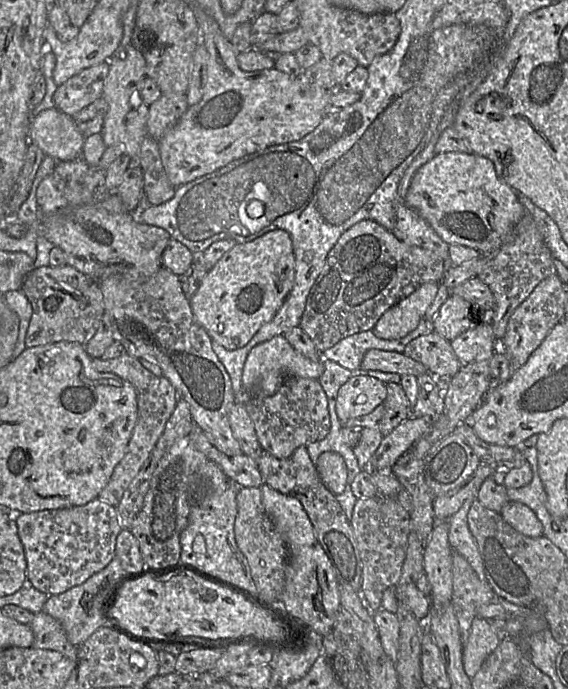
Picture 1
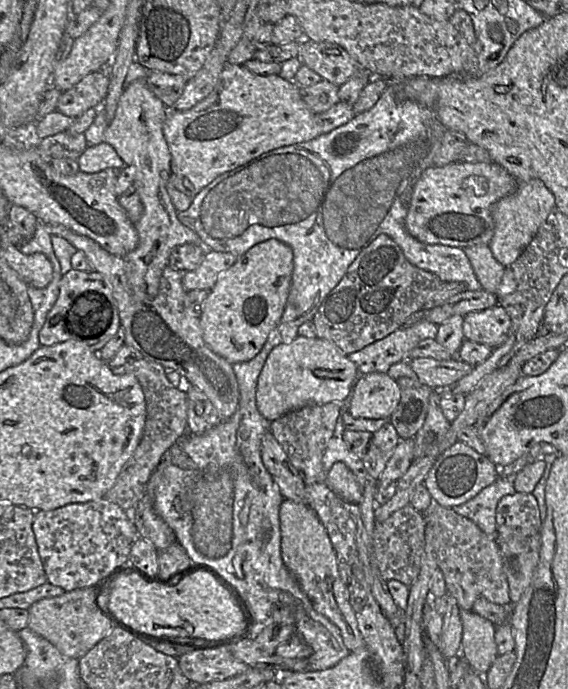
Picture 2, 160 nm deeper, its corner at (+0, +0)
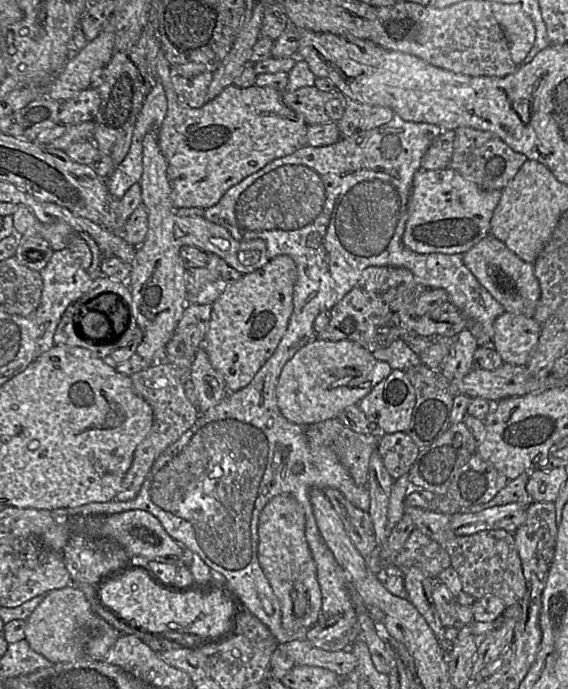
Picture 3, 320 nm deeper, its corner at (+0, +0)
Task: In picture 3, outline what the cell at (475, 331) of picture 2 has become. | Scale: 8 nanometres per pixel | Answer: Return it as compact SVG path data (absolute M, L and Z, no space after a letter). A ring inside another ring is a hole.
M504 312L496 318L491 347L499 353L504 363L526 366L533 353L542 329L542 324L532 317L519 313Z

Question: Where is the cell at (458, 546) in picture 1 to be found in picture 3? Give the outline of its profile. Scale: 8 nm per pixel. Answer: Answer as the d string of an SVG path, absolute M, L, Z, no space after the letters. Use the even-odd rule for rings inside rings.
M529 471L521 473L517 478L509 480L506 486L489 502L474 505L469 508L462 508L464 509L462 512L477 513L488 508L507 505L510 503L519 503L528 506L533 501L526 491L529 476Z

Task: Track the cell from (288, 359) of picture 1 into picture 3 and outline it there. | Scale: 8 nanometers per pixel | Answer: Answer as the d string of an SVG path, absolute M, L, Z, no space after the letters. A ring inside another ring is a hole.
M314 338L313 341L309 342L301 349L299 349L295 355L285 364L278 379L276 387L276 398L278 407L282 415L290 422L297 425L307 426L318 422L323 422L331 418L336 418L343 410L349 406L358 406L359 402L366 397L371 390L383 379L385 379L392 372L390 365L384 361L377 360L374 358L371 352L367 351L359 344L350 340L340 341L325 341Z

